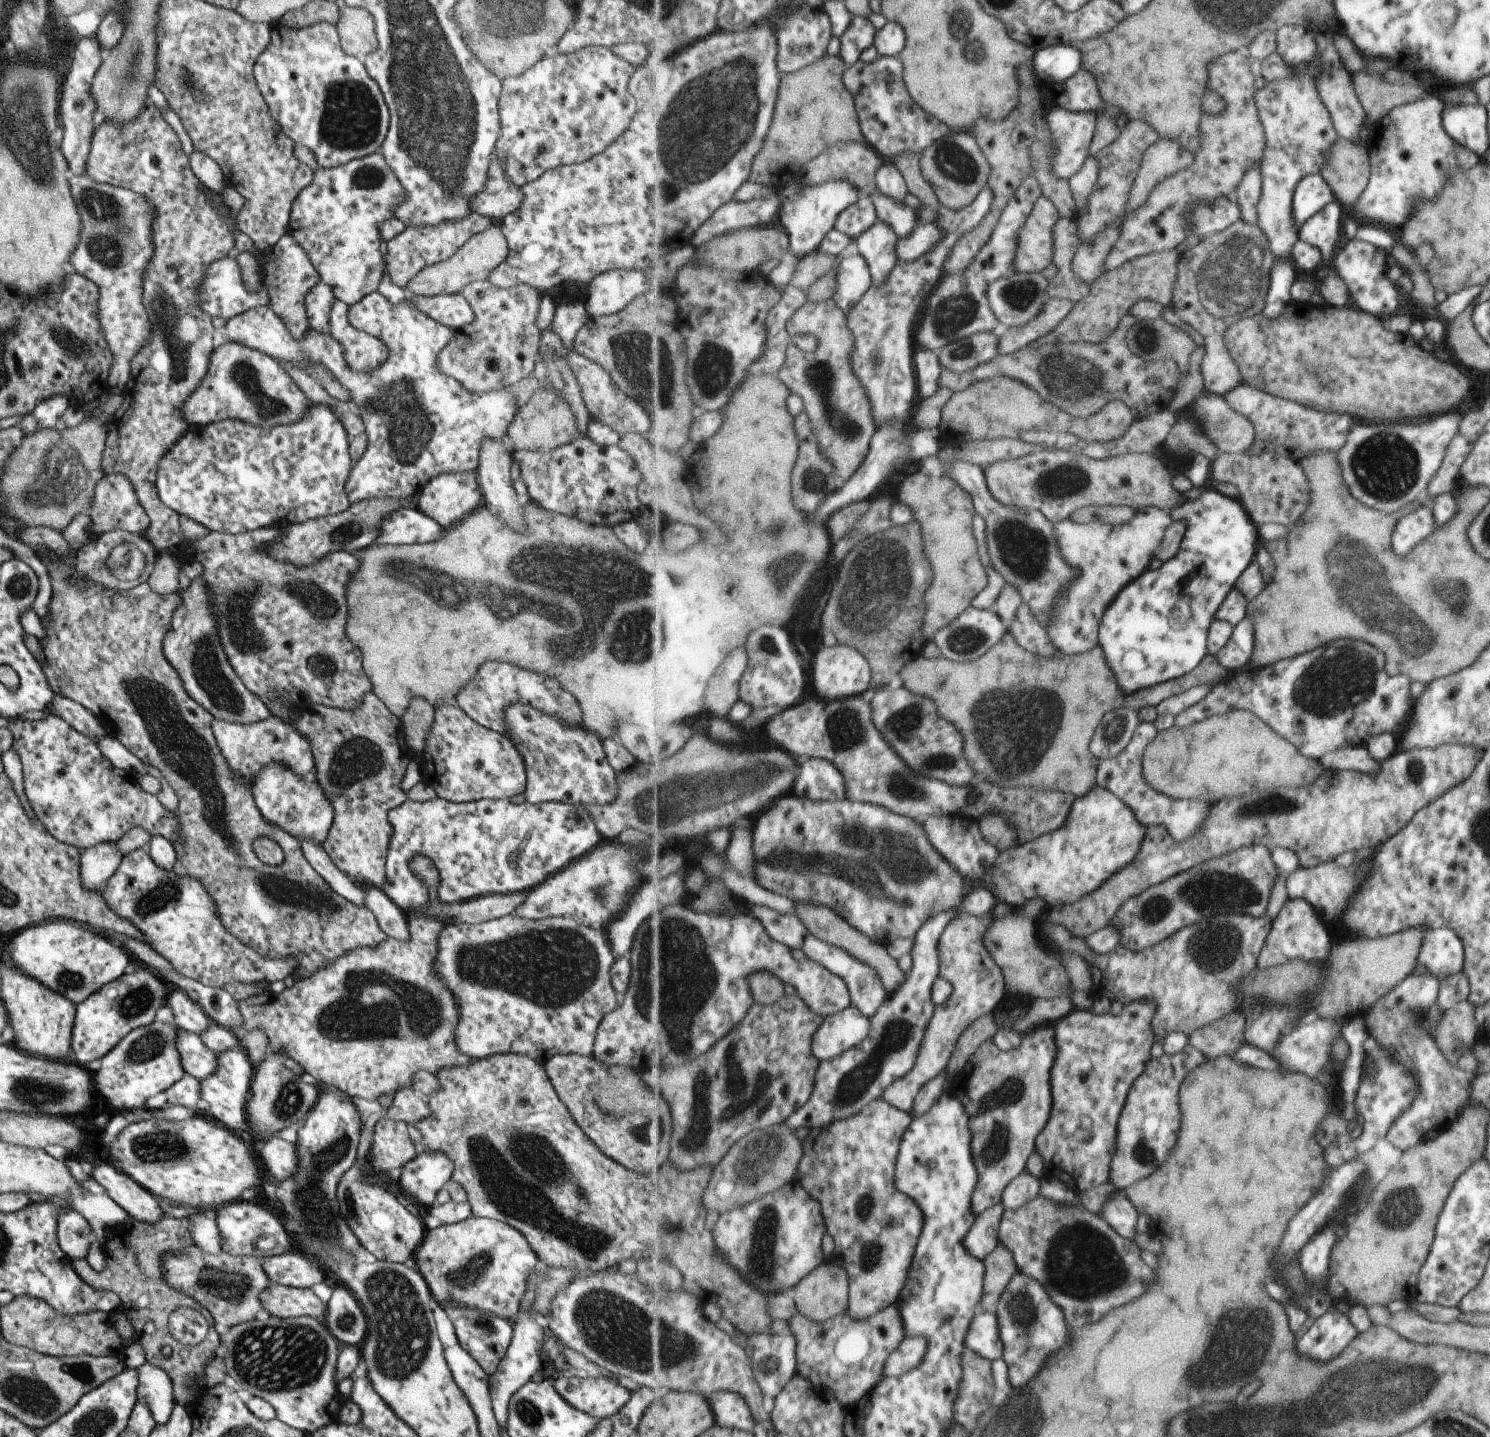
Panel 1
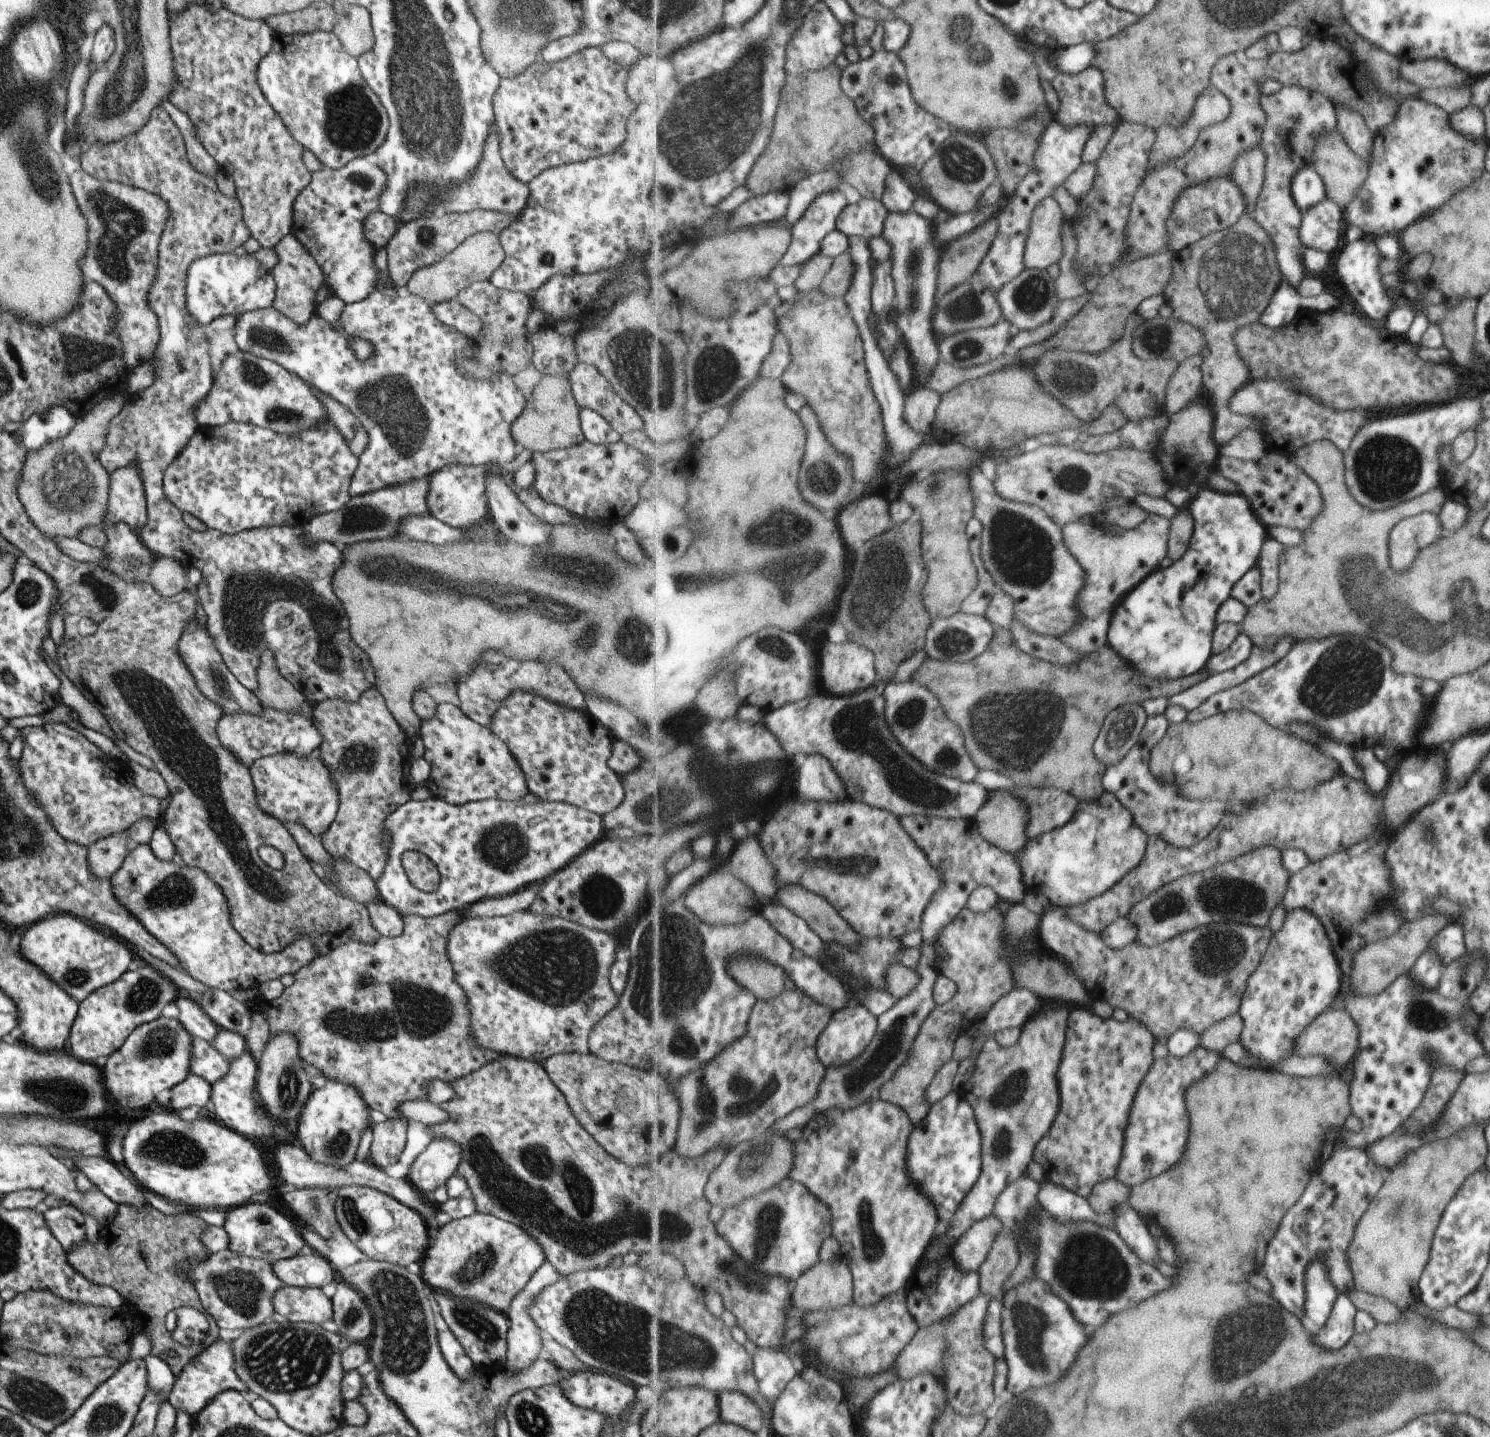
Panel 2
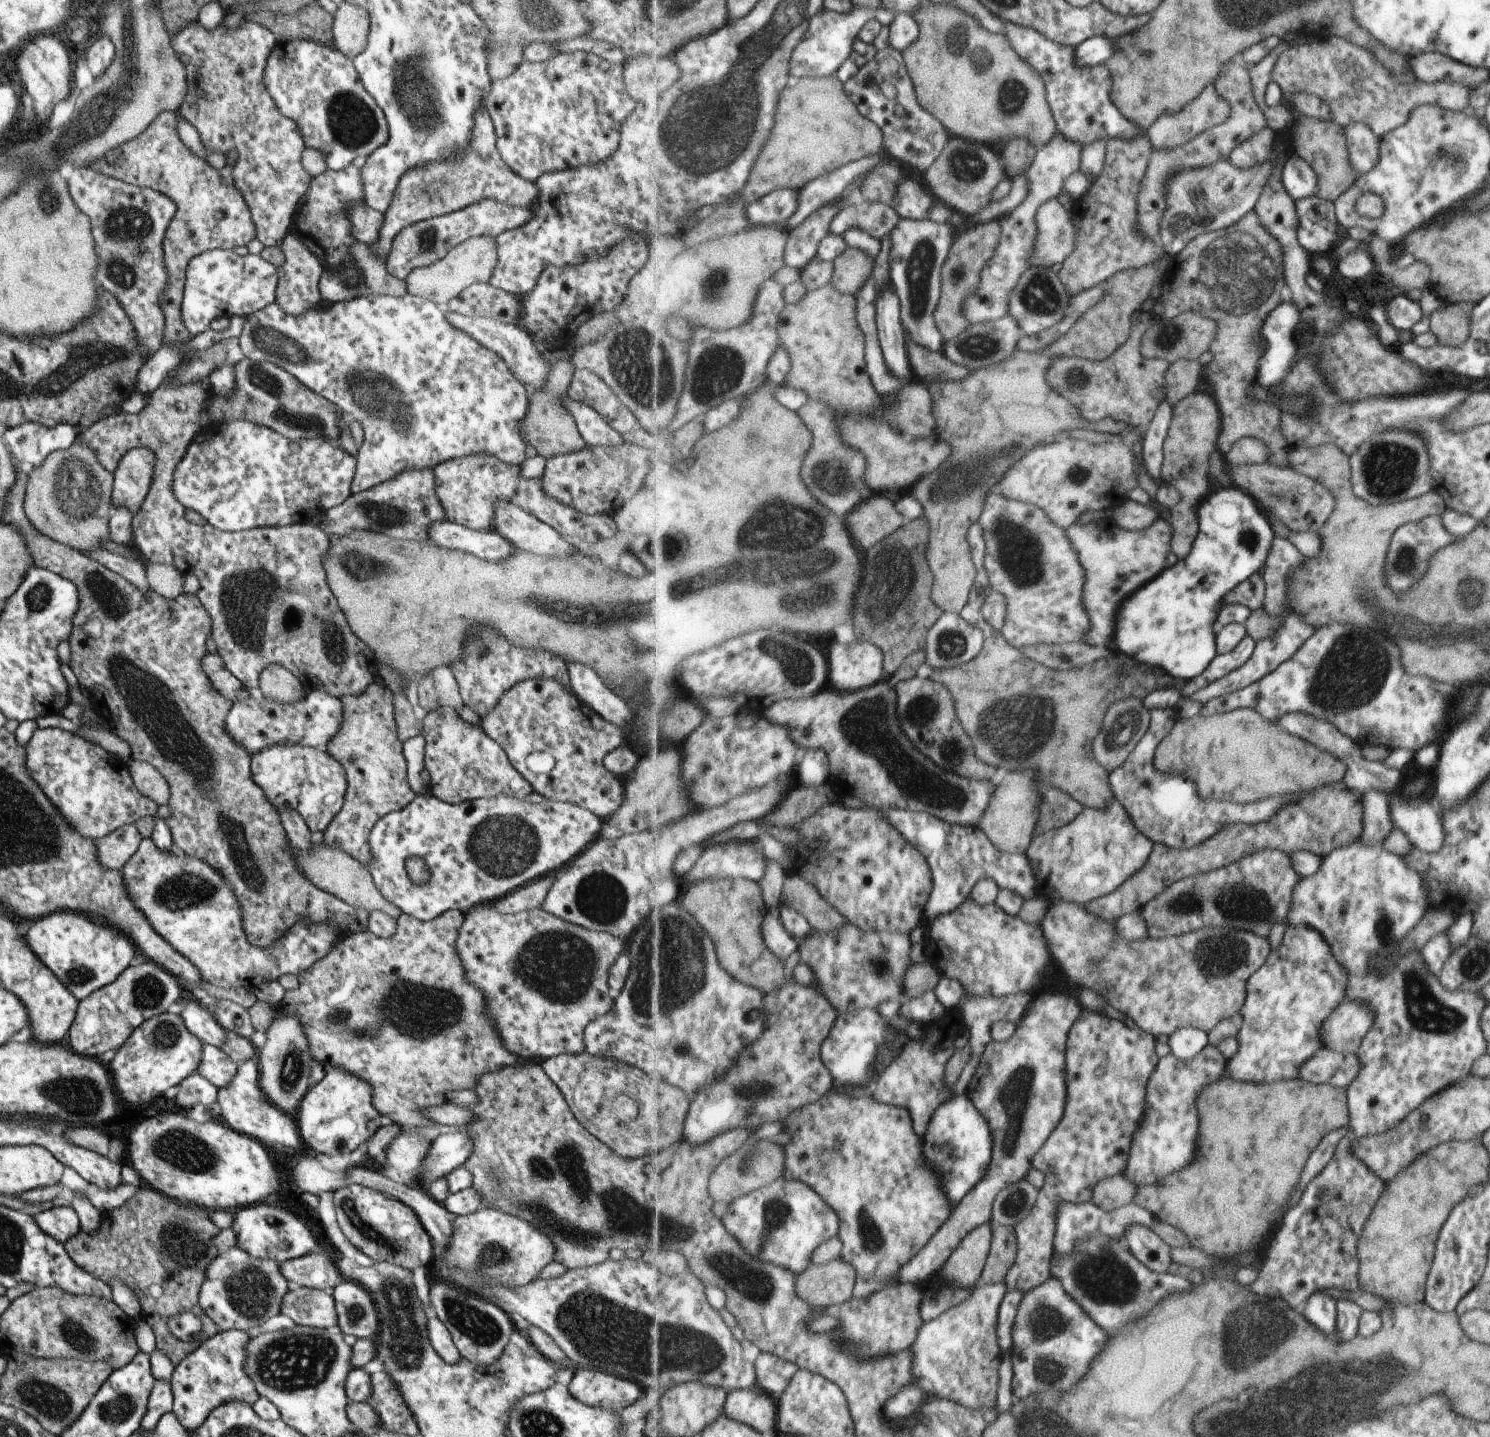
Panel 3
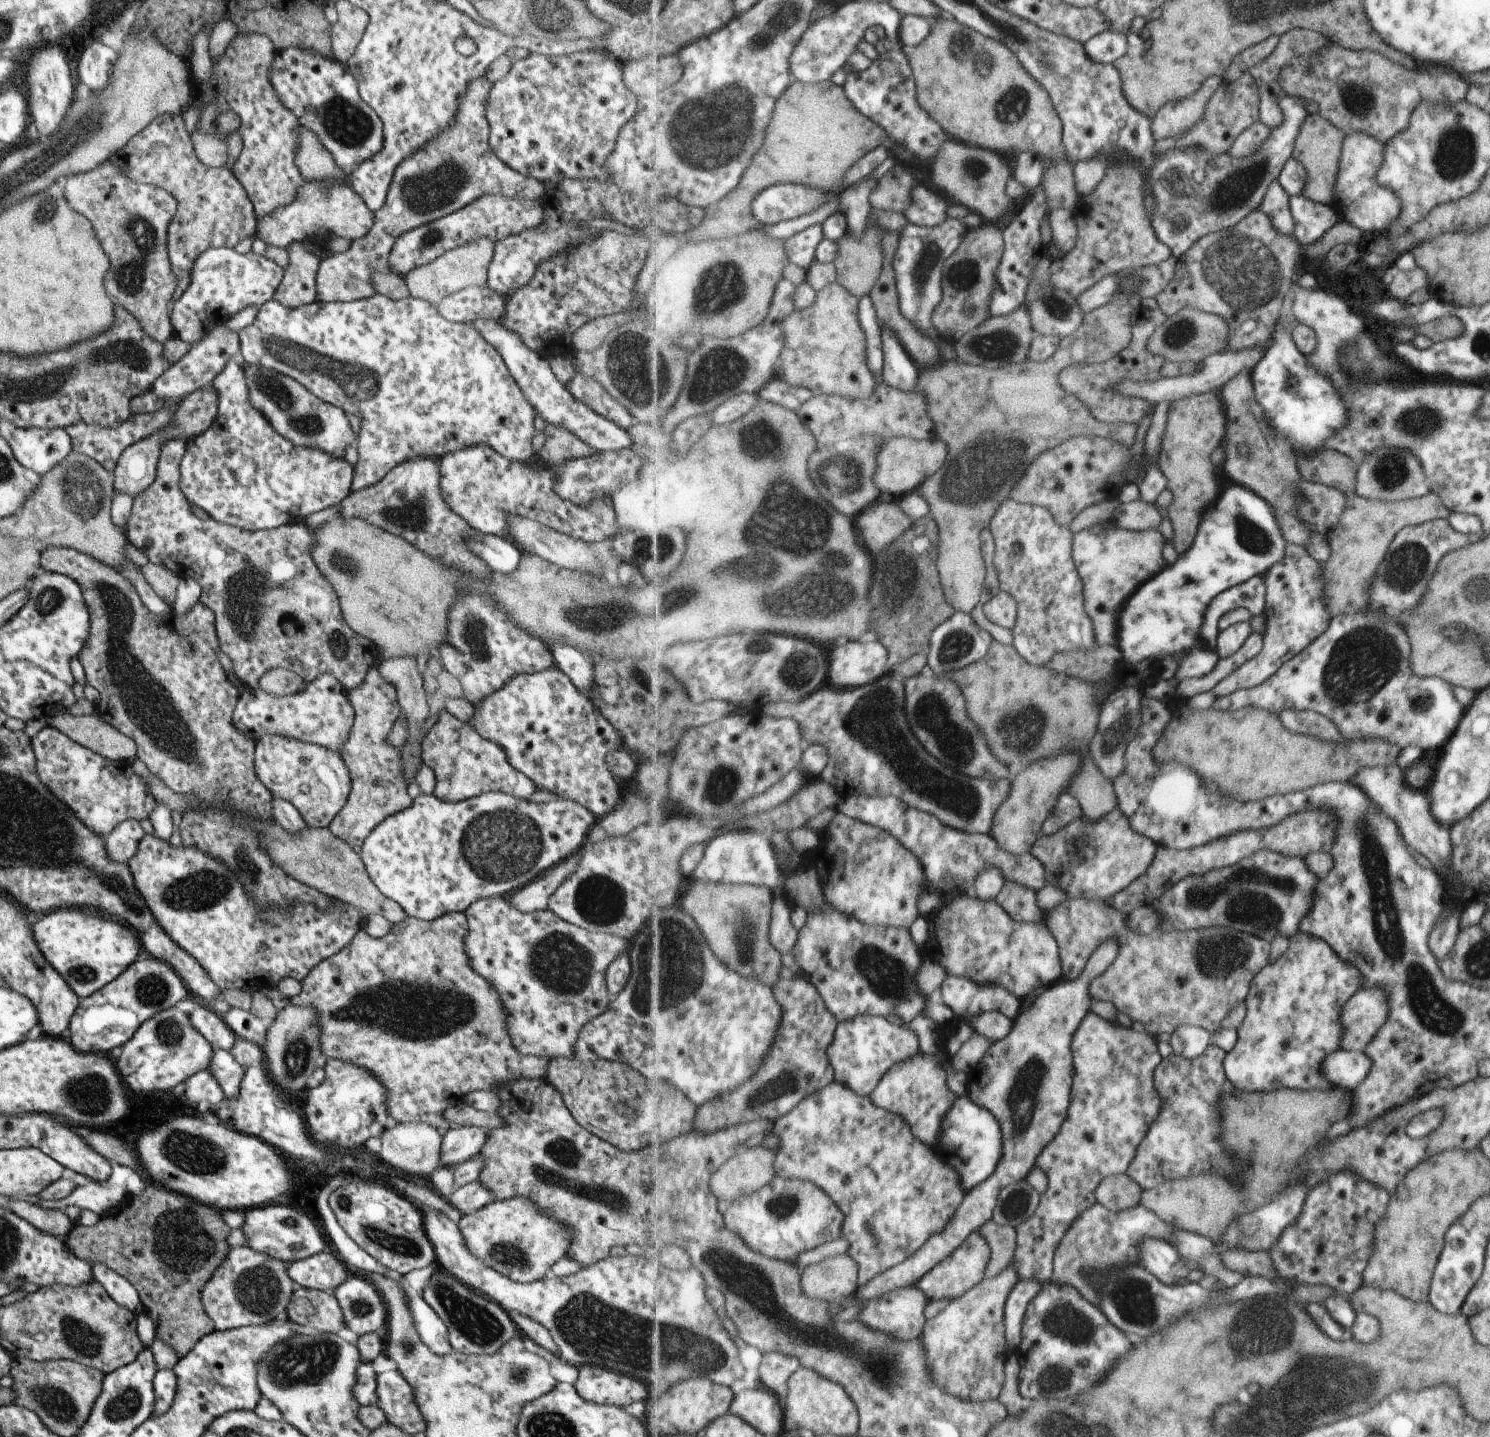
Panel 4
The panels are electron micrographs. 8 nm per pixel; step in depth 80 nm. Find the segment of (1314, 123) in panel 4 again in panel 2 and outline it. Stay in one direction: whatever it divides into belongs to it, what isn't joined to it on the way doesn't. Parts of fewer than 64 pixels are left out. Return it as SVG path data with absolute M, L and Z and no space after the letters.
M1337 127L1333 132L1321 134L1321 136L1315 140L1315 152L1313 152L1313 154L1315 154L1315 160L1313 160L1312 166L1314 167L1315 173L1323 182L1325 199L1331 200L1342 210L1345 204L1349 204L1349 202L1353 200L1353 196L1355 196L1357 190L1361 188L1363 178L1367 176L1368 162L1355 156L1353 150L1351 150L1344 141L1343 136L1339 134Z

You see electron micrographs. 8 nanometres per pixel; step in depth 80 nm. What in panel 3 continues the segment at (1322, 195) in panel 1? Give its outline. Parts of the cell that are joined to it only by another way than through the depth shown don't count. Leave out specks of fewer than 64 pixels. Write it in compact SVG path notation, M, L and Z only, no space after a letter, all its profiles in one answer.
M1299 155L1292 156L1284 166L1283 182L1296 201L1311 198L1316 193L1315 169Z

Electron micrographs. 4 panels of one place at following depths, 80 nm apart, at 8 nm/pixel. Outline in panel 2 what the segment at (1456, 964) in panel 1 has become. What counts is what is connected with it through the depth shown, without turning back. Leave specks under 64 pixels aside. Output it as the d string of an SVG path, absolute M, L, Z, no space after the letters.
M1449 923L1443 930L1439 930L1429 943L1428 948L1437 954L1439 962L1445 966L1463 954L1464 944L1463 928L1459 924Z

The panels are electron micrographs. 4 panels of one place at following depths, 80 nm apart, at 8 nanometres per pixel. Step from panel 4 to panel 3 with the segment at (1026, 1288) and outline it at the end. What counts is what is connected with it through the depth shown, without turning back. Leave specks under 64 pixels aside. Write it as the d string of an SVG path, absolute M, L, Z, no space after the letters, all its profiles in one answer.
M1025 1291L1007 1292L1000 1304L998 1314L998 1343L1003 1354L1011 1352L1014 1346L1012 1332L1017 1322L1018 1308L1021 1307Z

